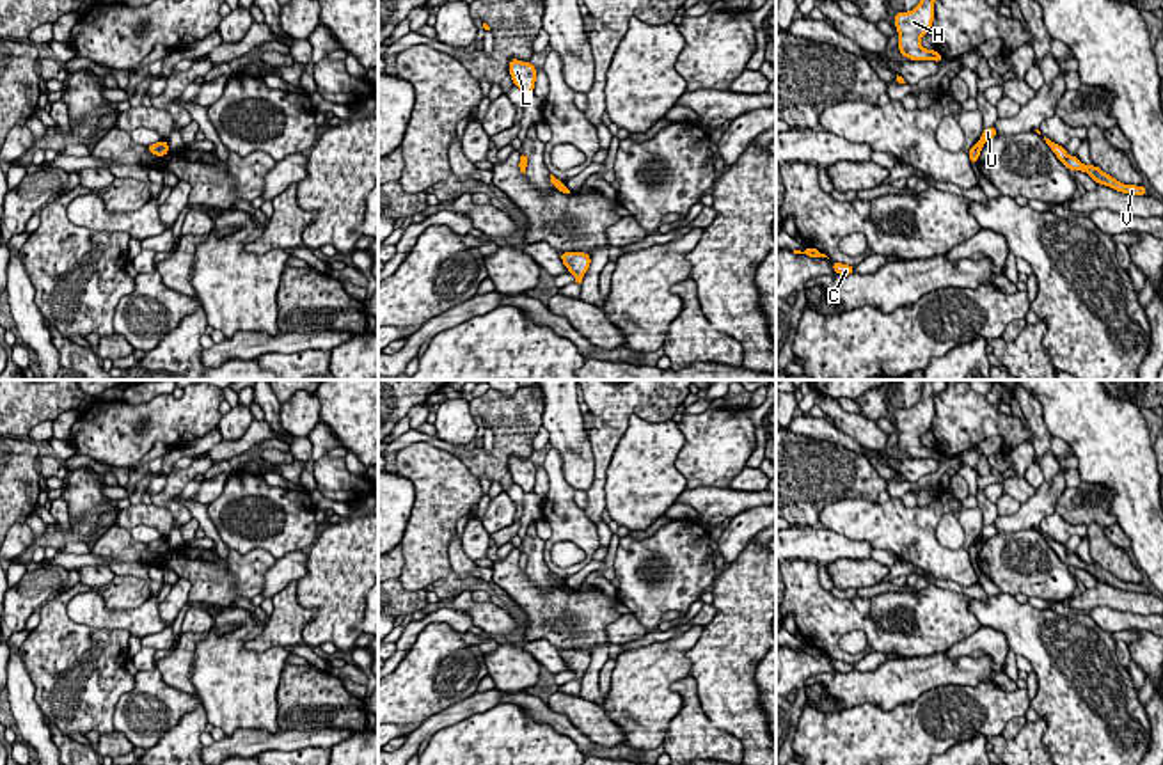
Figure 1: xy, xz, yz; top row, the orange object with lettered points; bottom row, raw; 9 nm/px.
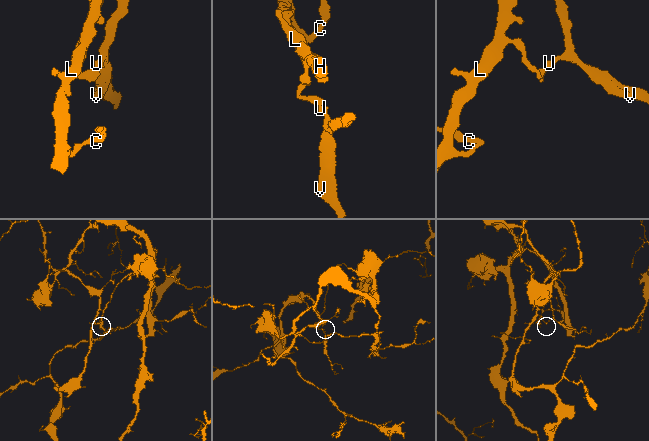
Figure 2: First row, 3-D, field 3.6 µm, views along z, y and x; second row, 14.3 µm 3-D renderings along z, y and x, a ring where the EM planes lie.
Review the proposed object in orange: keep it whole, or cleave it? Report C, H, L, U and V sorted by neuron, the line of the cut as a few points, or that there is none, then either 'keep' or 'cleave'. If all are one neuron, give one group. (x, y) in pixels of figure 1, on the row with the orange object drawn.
C H L / U V | yz (979, 141), (982, 144) | cleave

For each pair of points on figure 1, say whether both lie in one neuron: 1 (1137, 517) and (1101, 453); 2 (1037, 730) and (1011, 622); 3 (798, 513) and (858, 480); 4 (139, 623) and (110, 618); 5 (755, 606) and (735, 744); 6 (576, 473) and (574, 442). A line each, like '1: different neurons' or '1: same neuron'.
1: same neuron
2: different neurons
3: same neuron
4: same neuron
5: same neuron
6: same neuron

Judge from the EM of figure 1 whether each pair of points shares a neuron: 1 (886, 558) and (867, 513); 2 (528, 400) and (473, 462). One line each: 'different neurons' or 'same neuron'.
1: different neurons
2: same neuron

